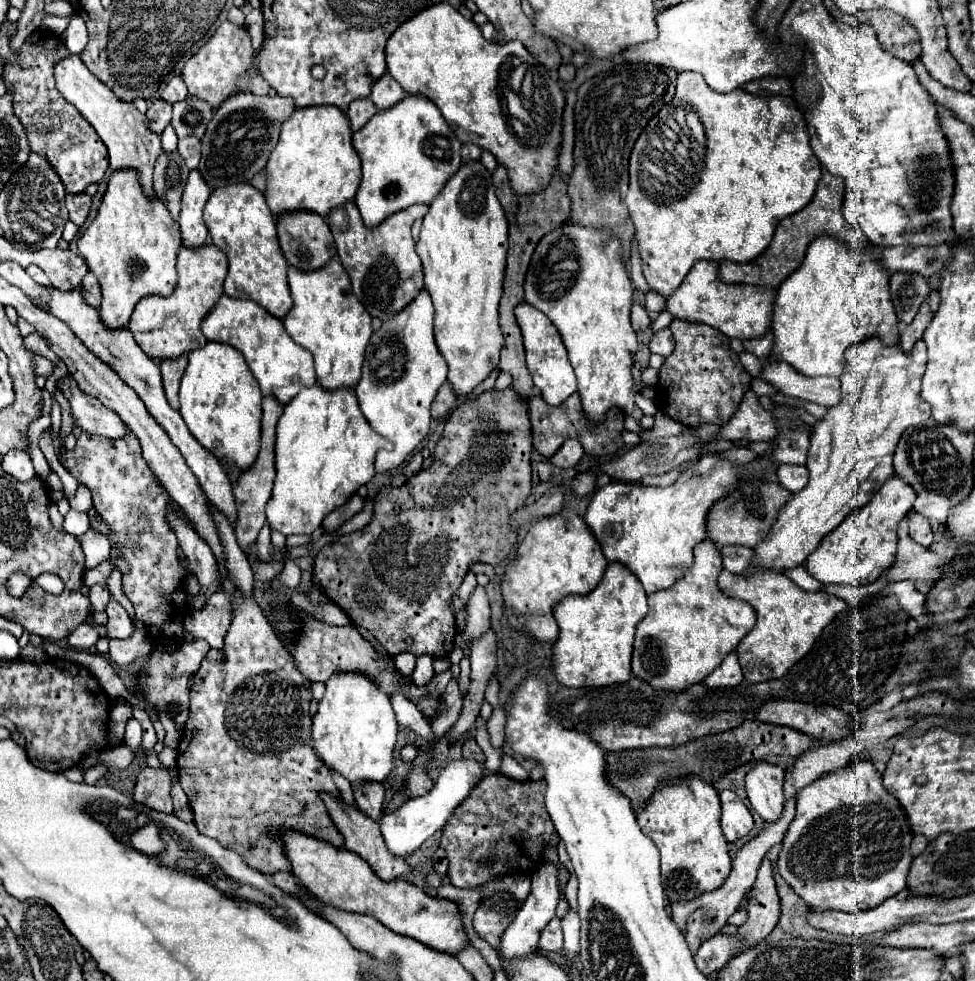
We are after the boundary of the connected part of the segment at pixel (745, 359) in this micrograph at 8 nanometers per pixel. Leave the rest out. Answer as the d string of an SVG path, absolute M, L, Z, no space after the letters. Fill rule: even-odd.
M743 351L741 353L741 363L743 363L743 367L745 367L745 371L751 375L751 377L759 377L759 373L761 373L761 359L757 359L755 355L751 355L751 353L747 353L747 351Z

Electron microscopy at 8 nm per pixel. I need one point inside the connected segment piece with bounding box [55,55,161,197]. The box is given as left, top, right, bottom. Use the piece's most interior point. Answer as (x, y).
(131, 145)

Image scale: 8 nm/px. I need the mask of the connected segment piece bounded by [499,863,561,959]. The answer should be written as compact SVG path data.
M541 863L539 869L531 877L531 893L521 905L515 919L509 923L509 927L501 935L499 951L503 959L521 959L529 953L539 949L539 935L545 929L545 925L555 917L555 909L559 903L559 883L557 883L557 865L553 863Z

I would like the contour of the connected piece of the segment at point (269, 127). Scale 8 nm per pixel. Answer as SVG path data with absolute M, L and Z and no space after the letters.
M237 93L229 97L209 121L207 133L201 139L201 163L199 173L211 189L219 189L233 183L251 181L269 159L269 153L277 145L281 125L297 109L289 97L259 97L251 93Z

